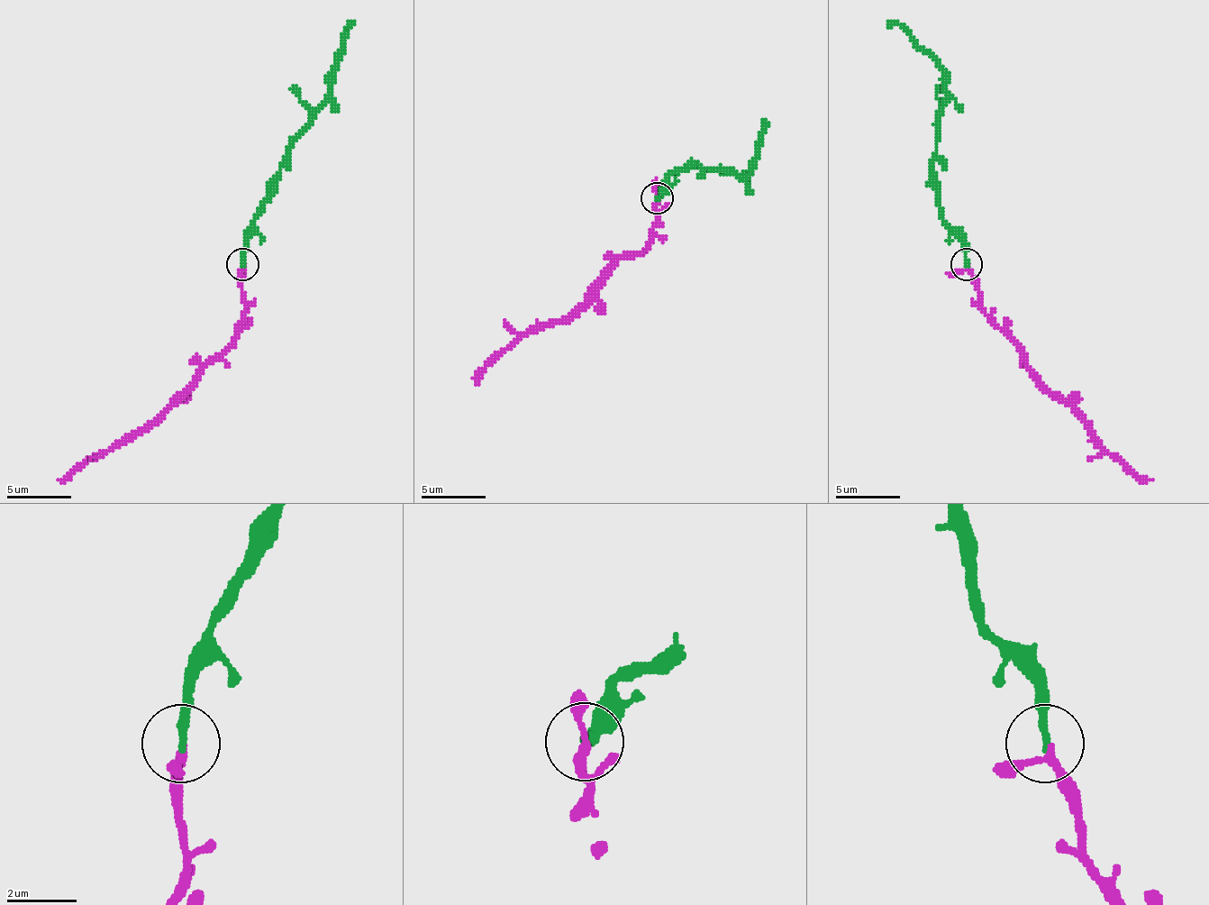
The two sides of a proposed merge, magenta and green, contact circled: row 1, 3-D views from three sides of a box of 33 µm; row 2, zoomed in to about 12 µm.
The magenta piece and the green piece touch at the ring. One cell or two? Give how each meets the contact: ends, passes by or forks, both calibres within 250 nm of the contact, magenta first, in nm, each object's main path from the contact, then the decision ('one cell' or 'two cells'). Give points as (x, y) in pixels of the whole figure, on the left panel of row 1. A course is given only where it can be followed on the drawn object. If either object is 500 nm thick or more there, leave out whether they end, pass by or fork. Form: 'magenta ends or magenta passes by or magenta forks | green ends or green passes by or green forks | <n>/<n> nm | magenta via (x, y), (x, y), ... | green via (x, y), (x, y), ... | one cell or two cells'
magenta passes by | green ends | 180/260 nm | magenta via (245, 263), (245, 305), (238, 334), (148, 425), (99, 451), (70, 476), (60, 479) | green via (241, 263), (245, 231), (258, 218), (268, 182), (277, 173), (290, 141), (325, 98), (329, 73), (351, 21) | one cell

